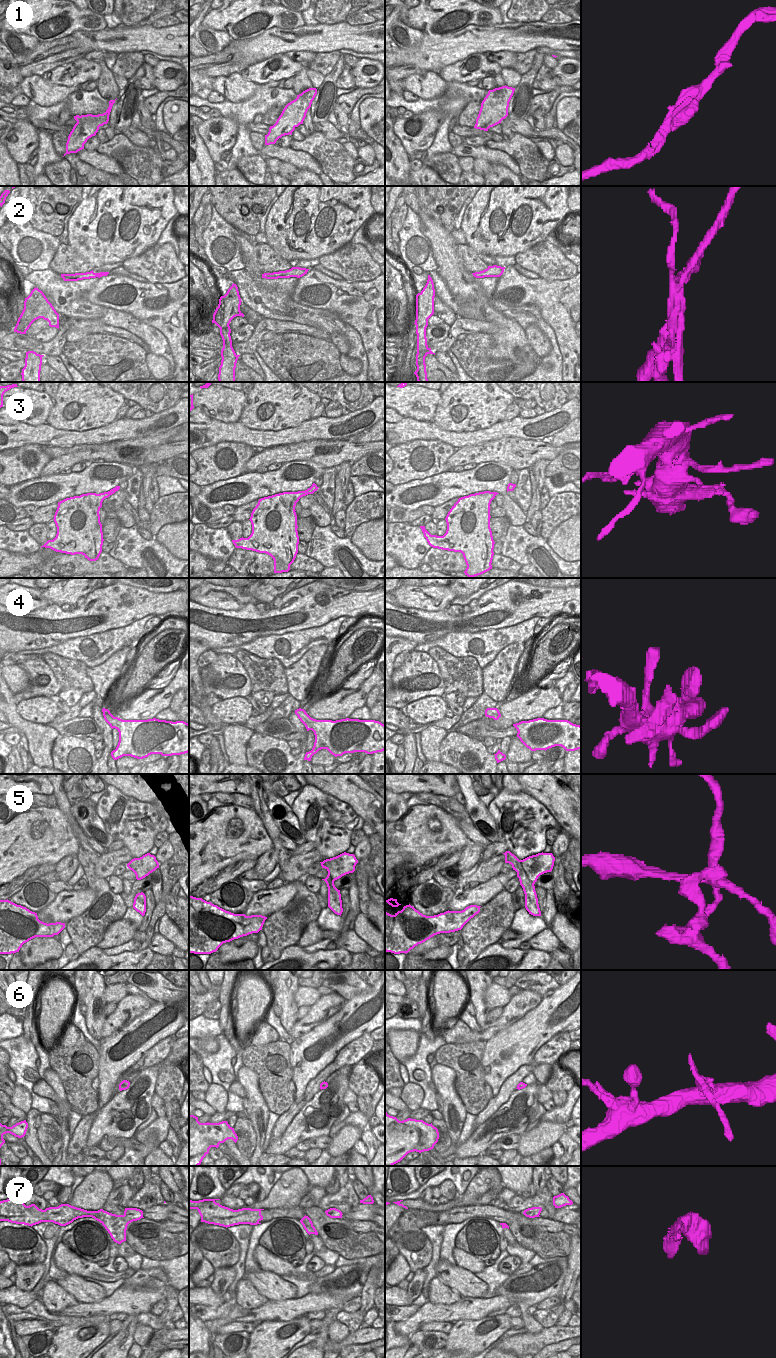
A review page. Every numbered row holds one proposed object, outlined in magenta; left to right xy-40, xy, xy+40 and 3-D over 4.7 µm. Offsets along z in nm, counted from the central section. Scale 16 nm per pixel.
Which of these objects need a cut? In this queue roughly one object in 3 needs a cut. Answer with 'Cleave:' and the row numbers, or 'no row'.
Cleave: 2, 5, 6

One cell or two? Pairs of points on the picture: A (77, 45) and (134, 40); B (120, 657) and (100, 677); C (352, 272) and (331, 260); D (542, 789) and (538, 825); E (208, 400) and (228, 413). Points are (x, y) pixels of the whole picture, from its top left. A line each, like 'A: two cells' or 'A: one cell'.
A: one cell
B: one cell
C: one cell
D: two cells
E: one cell

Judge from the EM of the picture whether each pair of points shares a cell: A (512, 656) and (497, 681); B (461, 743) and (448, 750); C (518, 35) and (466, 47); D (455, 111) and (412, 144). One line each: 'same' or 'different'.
A: same
B: same
C: same
D: same

